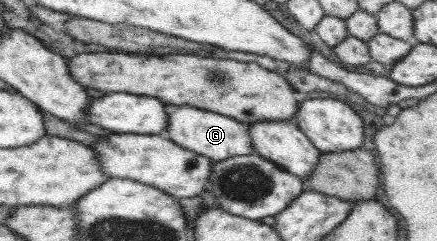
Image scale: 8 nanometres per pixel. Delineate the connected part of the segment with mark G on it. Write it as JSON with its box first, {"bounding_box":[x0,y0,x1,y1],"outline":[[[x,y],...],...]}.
{"bounding_box":[164,104,254,163],"outline":[[[165,104],[165,108],[168,122],[166,122],[167,129],[164,135],[180,147],[193,151],[195,154],[204,155],[213,163],[237,155],[254,153],[248,133],[248,124],[243,124],[230,116],[220,115],[218,112],[192,106]]]}

